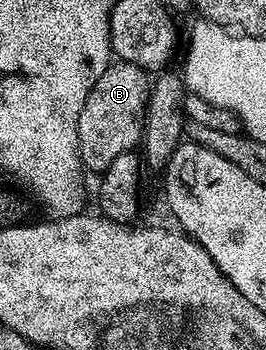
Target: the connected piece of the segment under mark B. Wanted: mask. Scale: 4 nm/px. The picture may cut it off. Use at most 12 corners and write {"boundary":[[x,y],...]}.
{"boundary":[[112,62],[78,123],[78,159],[101,174],[141,145],[147,69]]}

